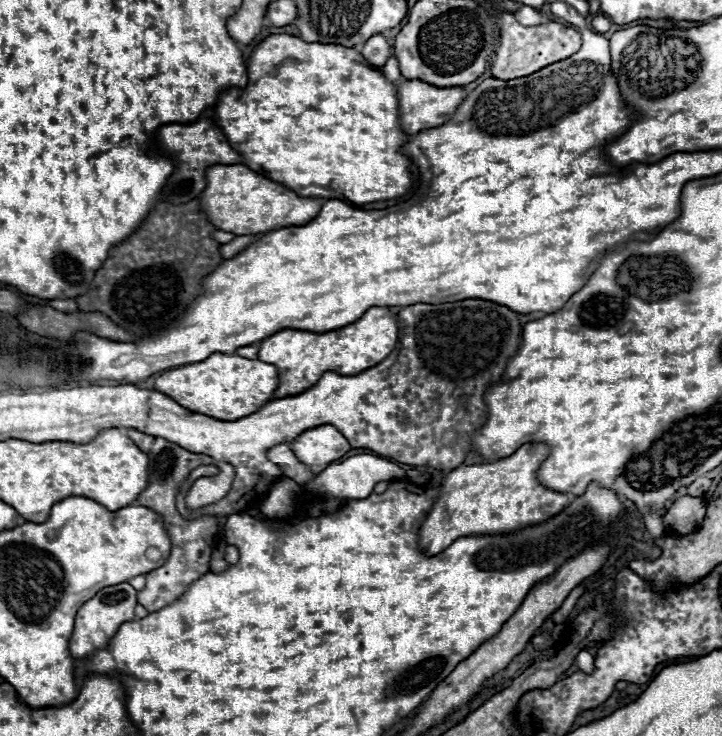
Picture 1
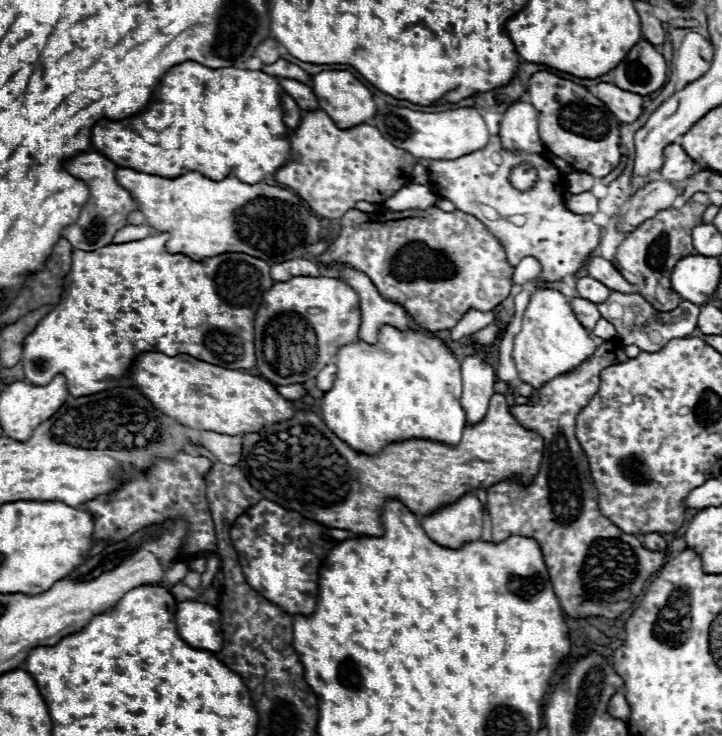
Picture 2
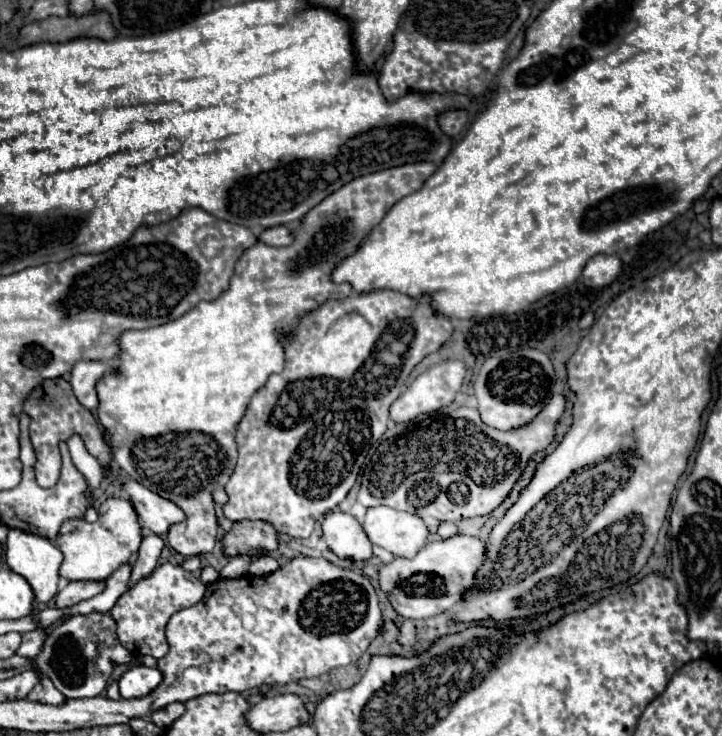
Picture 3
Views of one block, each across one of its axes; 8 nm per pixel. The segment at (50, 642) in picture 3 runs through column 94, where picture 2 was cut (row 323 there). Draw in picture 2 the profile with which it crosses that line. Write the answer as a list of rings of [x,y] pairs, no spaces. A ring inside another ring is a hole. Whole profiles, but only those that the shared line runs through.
[[[612,290],[606,302],[598,304],[598,310],[602,318],[606,318],[616,326],[616,336],[622,340],[622,344],[636,344],[644,352],[658,352],[670,340],[686,338],[688,334],[694,332],[700,306],[682,300],[682,304],[672,312],[658,312],[640,294],[622,294]]]

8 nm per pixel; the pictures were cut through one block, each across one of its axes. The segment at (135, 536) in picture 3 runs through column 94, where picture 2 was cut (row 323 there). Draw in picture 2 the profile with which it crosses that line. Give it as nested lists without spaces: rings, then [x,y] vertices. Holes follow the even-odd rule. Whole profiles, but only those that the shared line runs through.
[[[534,288],[522,316],[522,328],[514,336],[512,358],[522,382],[540,388],[554,376],[566,374],[590,358],[596,350],[586,328],[578,322],[566,296],[552,288]]]

